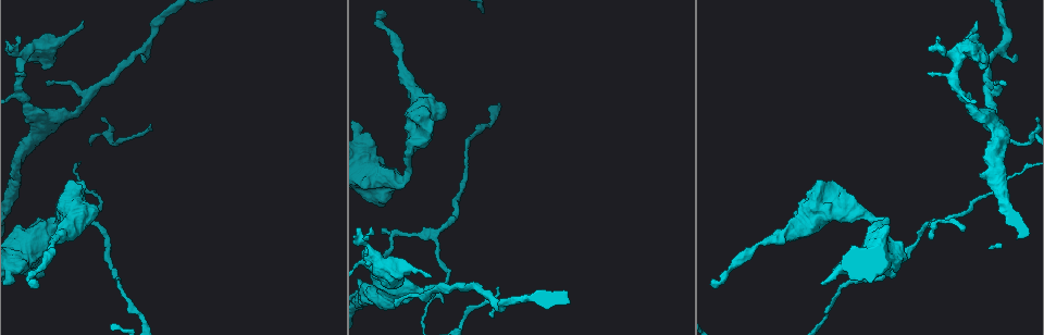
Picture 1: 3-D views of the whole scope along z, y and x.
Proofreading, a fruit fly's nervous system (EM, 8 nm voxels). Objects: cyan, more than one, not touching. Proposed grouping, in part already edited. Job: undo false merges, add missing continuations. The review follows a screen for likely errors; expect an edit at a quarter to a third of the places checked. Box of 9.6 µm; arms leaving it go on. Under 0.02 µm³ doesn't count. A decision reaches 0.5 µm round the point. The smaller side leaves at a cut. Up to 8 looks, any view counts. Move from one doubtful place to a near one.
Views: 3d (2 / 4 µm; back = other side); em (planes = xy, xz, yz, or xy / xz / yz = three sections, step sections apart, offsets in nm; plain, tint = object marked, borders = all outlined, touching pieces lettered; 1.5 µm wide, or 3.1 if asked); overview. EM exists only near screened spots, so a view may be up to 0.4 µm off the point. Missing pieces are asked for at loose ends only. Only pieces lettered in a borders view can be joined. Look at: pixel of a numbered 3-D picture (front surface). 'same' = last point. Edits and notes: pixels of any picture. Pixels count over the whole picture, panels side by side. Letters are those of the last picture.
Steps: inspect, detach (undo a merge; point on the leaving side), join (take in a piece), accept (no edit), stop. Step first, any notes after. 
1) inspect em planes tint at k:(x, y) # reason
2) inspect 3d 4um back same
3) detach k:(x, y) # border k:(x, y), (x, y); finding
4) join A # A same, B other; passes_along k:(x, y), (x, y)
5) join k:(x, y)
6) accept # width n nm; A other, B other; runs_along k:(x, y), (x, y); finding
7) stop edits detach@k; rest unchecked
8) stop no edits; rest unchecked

inspect 3d 4um at 1:(419, 117) # stops while still wide

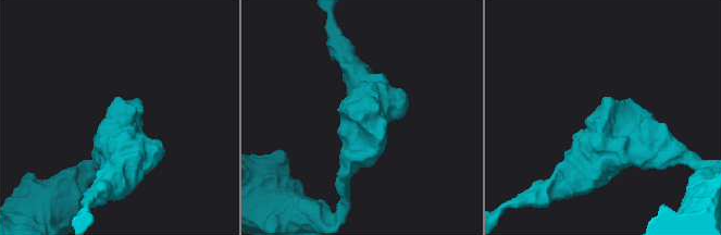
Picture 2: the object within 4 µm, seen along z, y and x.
inspect em yz step 8 borders at 2:(116, 99) # shape alone is not enough

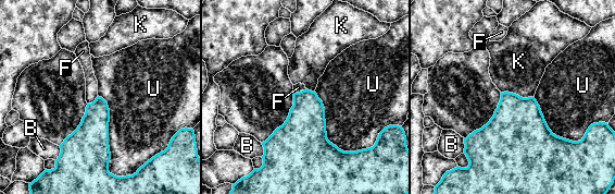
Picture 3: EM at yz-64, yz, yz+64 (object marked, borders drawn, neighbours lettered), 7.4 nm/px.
accept # B other, F other, K other, U other; border 3:(305, 88), (293, 93); none of them fits

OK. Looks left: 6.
inspect 3d 4um at 1:(963, 231) # thin end

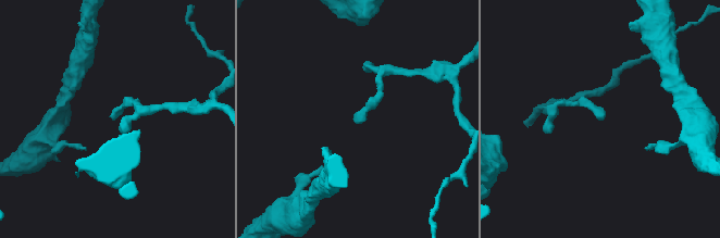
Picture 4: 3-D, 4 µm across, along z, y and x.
inspect em planes borders at 4:(357, 118) # now the EM

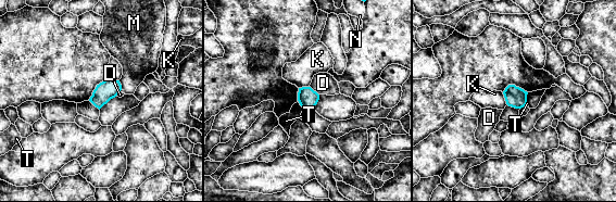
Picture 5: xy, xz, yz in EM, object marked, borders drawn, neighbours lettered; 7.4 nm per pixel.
accept # width 150 nm; D other, K other, M other, N other, T other; border 5:(310, 86), (318, 95); none of them fits

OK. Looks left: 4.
inspect em planes borders at 1:(84, 21) # an open end

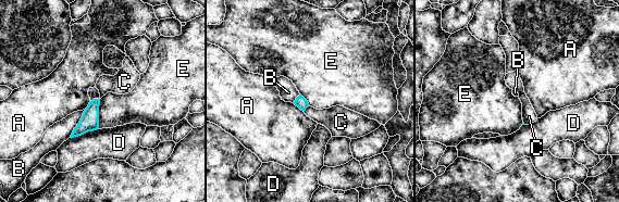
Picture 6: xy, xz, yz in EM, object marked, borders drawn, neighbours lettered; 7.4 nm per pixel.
accept # A other, B other, C other, D other, E other; border 6:(100, 99), (98, 127); no lettered piece goes on from it

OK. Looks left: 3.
stop no edits; rest unchecked

